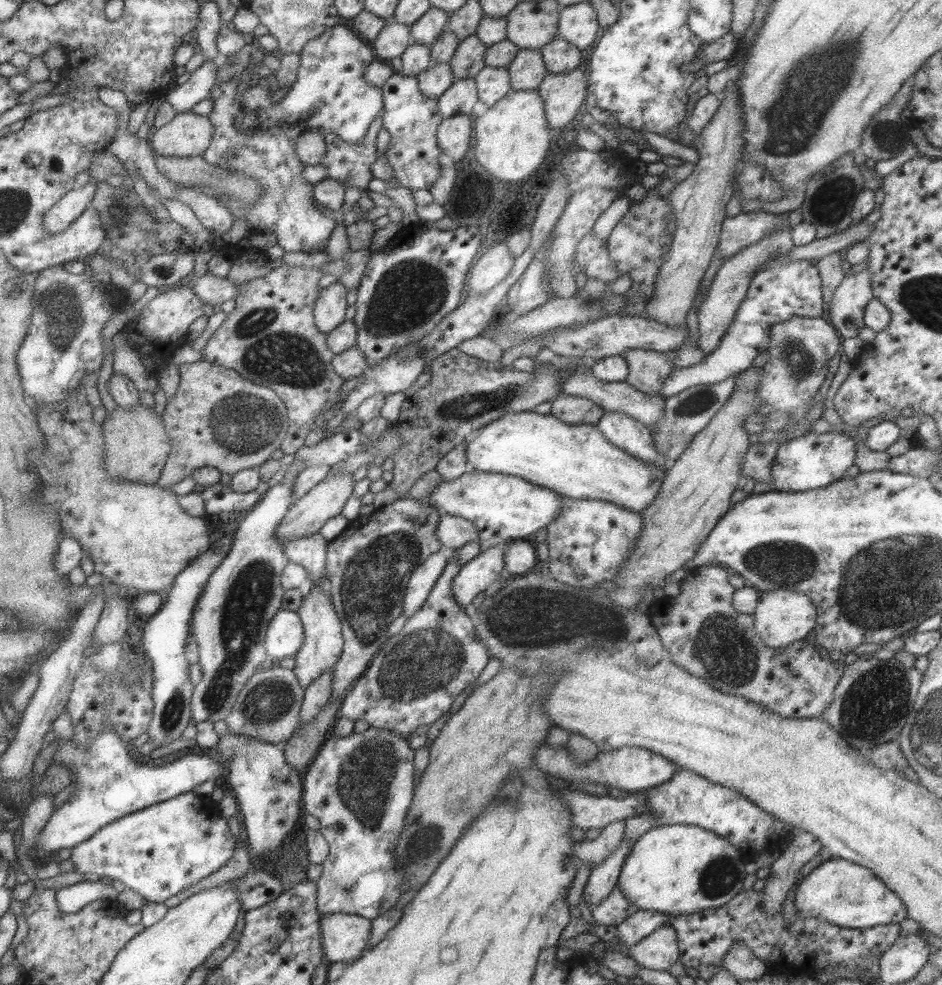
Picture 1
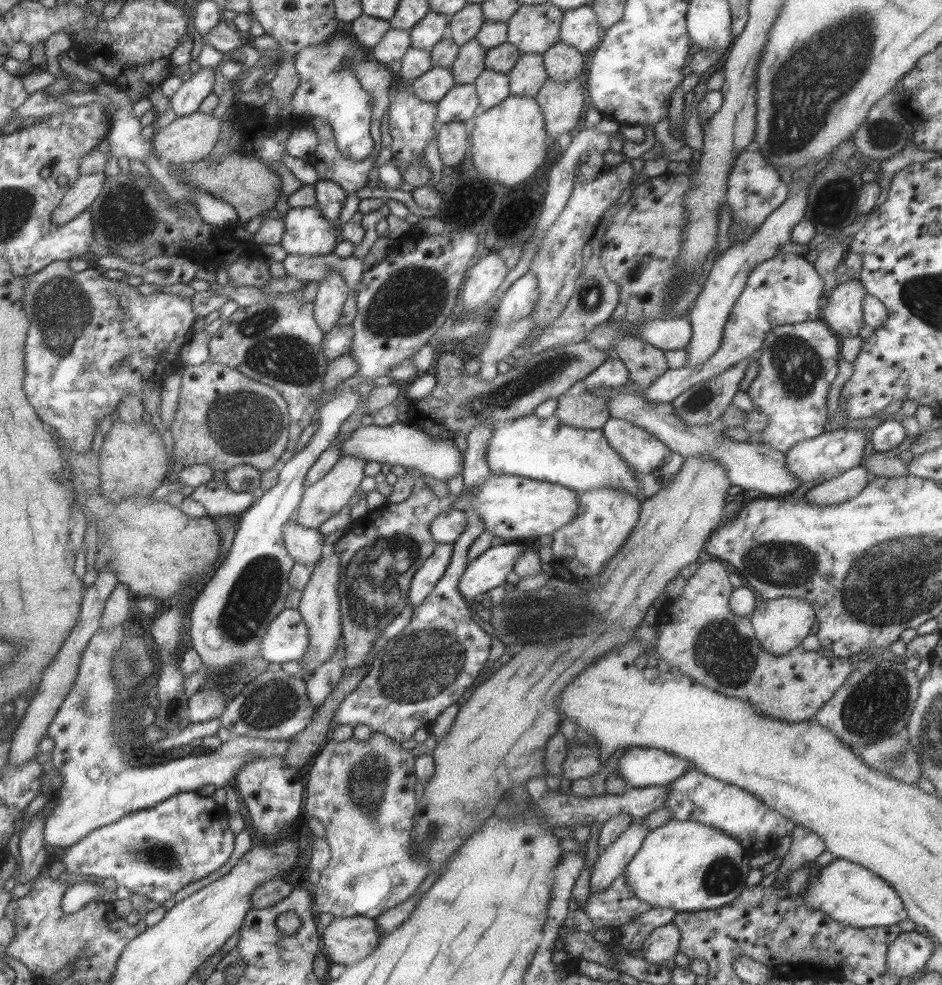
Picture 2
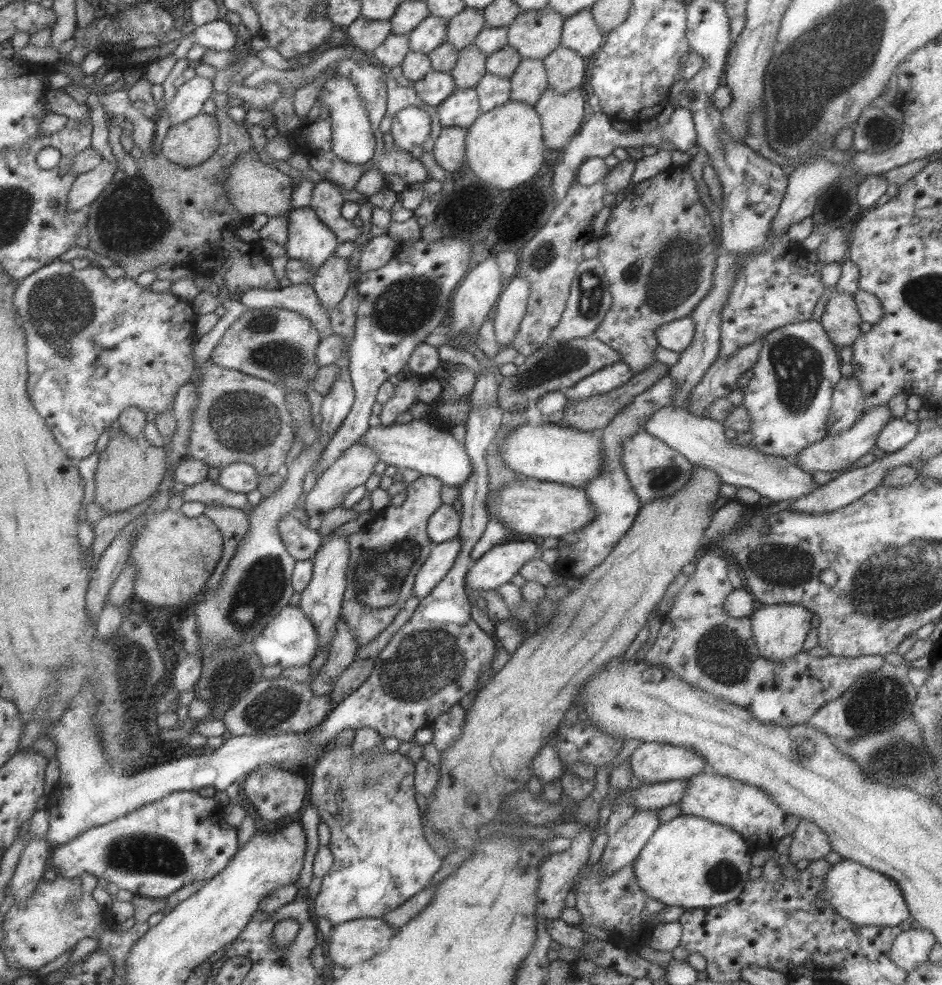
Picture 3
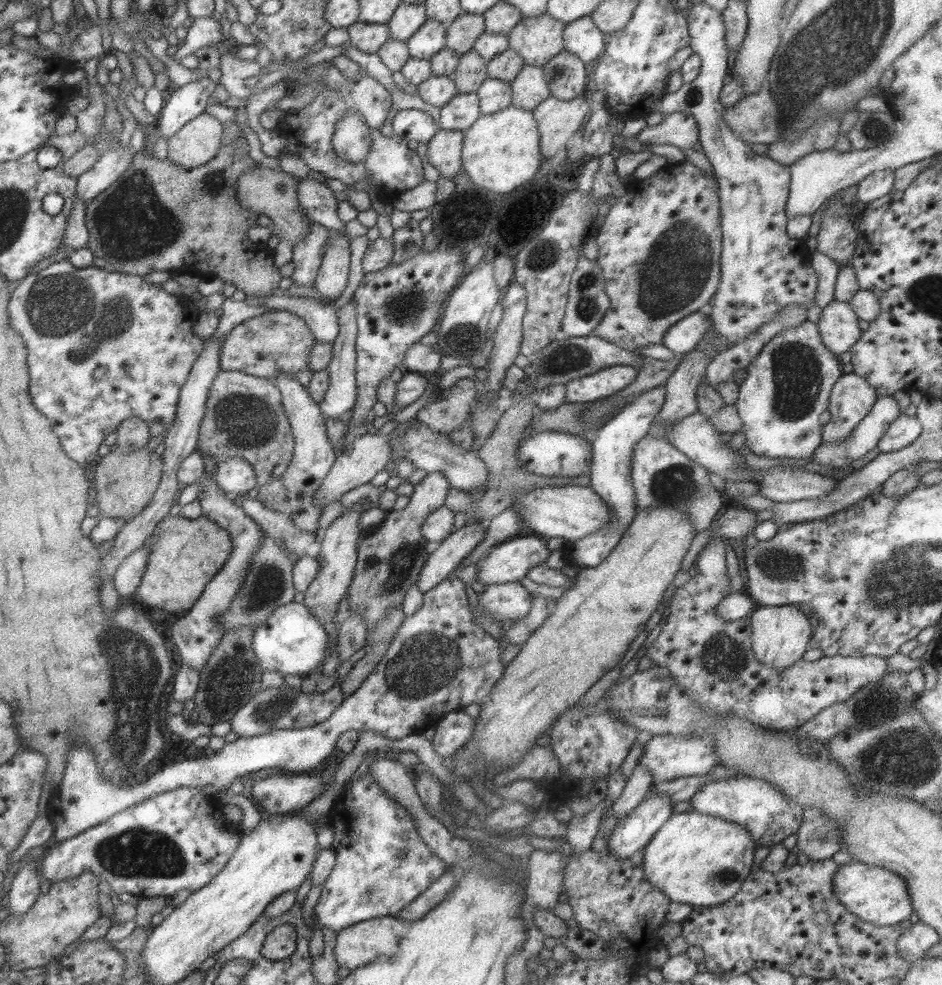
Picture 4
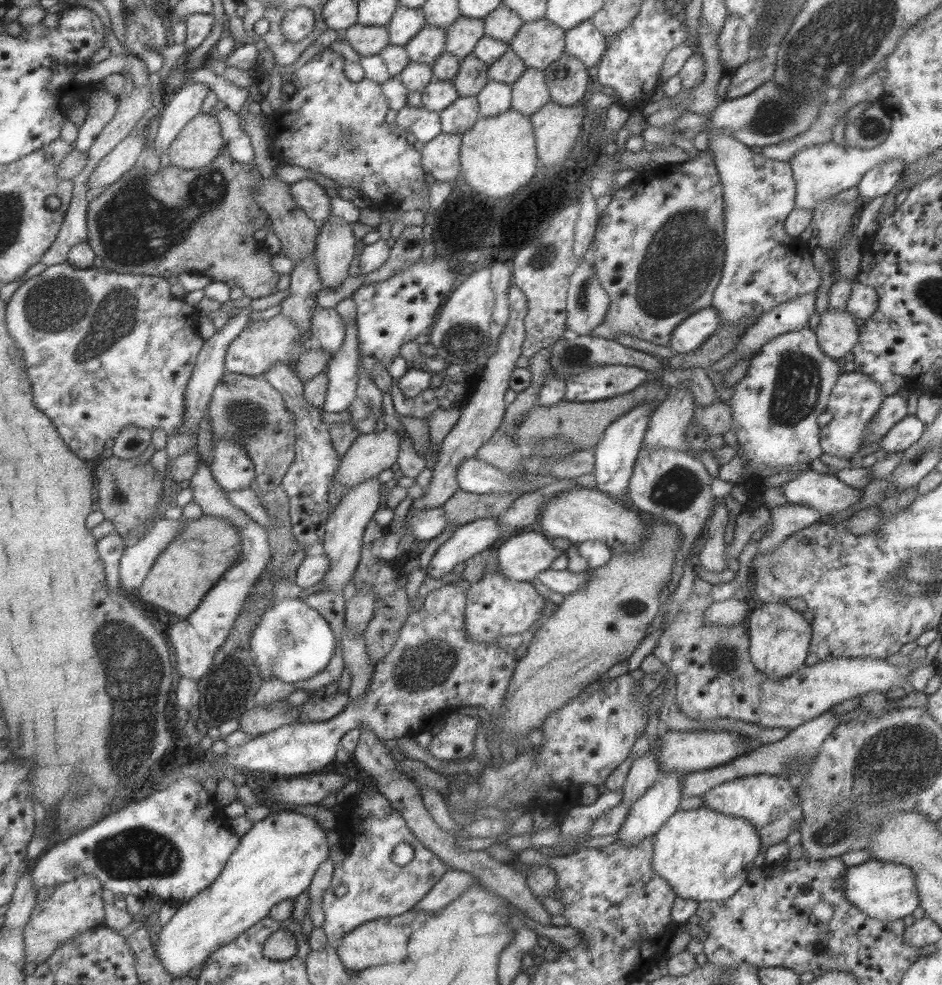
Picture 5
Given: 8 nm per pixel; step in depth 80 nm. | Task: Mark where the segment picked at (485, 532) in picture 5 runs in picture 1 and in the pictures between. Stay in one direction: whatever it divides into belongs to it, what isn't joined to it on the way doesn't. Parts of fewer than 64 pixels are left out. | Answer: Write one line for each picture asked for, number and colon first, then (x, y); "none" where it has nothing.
1: (421, 580)
2: (422, 582)
3: (441, 557)
4: (443, 558)

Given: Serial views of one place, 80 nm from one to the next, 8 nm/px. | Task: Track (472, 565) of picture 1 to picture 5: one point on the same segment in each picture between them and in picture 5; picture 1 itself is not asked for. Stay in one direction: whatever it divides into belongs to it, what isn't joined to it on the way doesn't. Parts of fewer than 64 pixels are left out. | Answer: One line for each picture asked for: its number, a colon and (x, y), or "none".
2: (489, 569)
3: (497, 566)
4: (509, 561)
5: (522, 556)

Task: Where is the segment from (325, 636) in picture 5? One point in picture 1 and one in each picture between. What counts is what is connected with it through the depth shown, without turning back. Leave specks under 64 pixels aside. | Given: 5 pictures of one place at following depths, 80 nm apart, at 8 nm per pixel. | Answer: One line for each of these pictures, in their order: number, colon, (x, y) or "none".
1: (284, 634)
2: (285, 639)
3: (289, 639)
4: (290, 641)

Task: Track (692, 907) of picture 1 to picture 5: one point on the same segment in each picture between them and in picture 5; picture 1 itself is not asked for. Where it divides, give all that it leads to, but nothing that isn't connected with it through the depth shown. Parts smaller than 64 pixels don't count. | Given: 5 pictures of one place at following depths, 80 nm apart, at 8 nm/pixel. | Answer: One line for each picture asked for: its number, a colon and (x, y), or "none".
2: (687, 866)
3: (689, 862)
4: (697, 859)
5: (704, 855)

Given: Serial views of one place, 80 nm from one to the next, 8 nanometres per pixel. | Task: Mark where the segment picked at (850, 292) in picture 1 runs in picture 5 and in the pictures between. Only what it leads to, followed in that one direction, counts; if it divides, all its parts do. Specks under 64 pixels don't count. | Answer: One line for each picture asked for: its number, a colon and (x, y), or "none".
2: (842, 313)
3: (840, 320)
4: (837, 325)
5: (836, 332)

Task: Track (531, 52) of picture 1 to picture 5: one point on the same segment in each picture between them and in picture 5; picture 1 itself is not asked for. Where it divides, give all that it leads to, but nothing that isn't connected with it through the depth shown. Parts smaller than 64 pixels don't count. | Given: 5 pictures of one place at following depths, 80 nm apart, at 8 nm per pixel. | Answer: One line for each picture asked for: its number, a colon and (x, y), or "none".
2: (526, 76)
3: (528, 82)
4: (529, 88)
5: (529, 94)

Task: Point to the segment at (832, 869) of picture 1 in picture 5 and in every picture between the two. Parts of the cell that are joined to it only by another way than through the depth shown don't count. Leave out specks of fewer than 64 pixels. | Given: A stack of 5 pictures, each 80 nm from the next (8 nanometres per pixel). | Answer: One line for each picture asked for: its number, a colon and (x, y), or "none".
2: (850, 894)
3: (864, 897)
4: (874, 895)
5: (883, 891)

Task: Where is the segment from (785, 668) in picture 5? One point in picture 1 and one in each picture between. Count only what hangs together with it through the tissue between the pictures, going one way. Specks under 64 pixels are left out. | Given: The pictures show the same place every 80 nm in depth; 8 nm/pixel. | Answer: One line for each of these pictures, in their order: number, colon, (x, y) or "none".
1: (781, 617)
2: (779, 625)
3: (779, 629)
4: (780, 634)

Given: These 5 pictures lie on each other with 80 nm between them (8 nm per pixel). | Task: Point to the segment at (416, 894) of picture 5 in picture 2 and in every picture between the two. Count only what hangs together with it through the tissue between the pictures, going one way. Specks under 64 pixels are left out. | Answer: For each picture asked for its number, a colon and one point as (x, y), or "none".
2: (362, 793)
3: (380, 858)
4: (369, 879)

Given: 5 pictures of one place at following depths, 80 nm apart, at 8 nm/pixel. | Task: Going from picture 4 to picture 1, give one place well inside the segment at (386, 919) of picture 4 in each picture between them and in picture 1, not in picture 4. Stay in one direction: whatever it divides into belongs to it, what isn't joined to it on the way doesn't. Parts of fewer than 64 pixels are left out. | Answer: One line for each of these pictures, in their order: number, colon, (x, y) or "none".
1: (343, 935)
2: (345, 940)
3: (356, 940)

